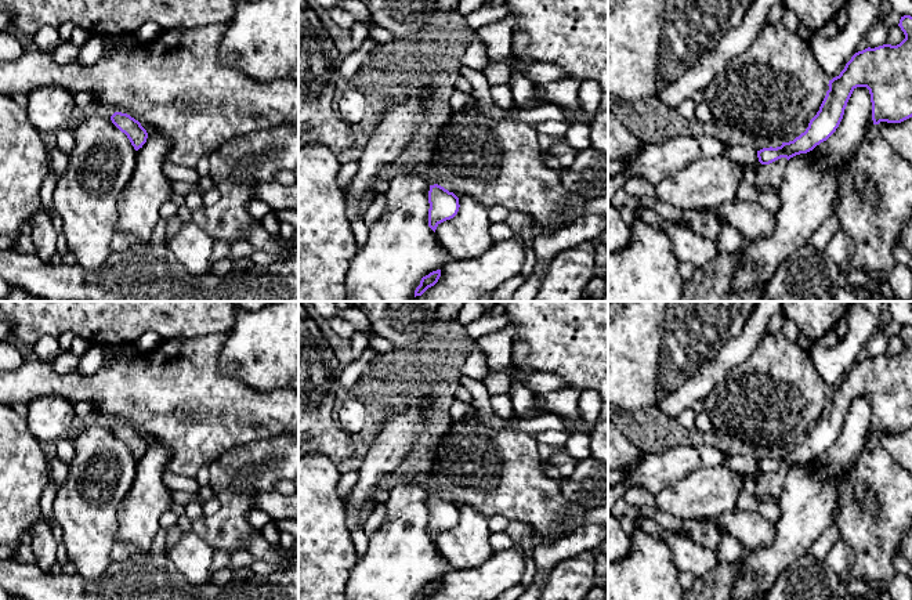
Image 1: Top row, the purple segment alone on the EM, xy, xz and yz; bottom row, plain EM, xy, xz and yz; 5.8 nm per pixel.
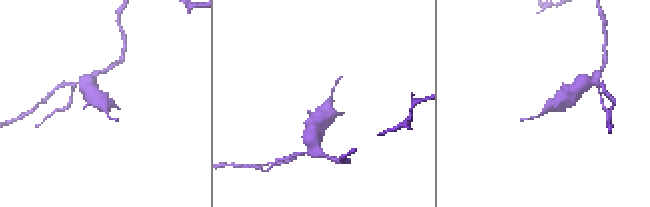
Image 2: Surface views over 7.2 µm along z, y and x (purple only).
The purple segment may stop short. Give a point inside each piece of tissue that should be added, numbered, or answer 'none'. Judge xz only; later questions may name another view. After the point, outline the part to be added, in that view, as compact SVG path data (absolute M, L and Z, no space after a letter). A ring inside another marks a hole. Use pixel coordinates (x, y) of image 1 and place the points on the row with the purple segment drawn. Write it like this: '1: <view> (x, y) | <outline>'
none

